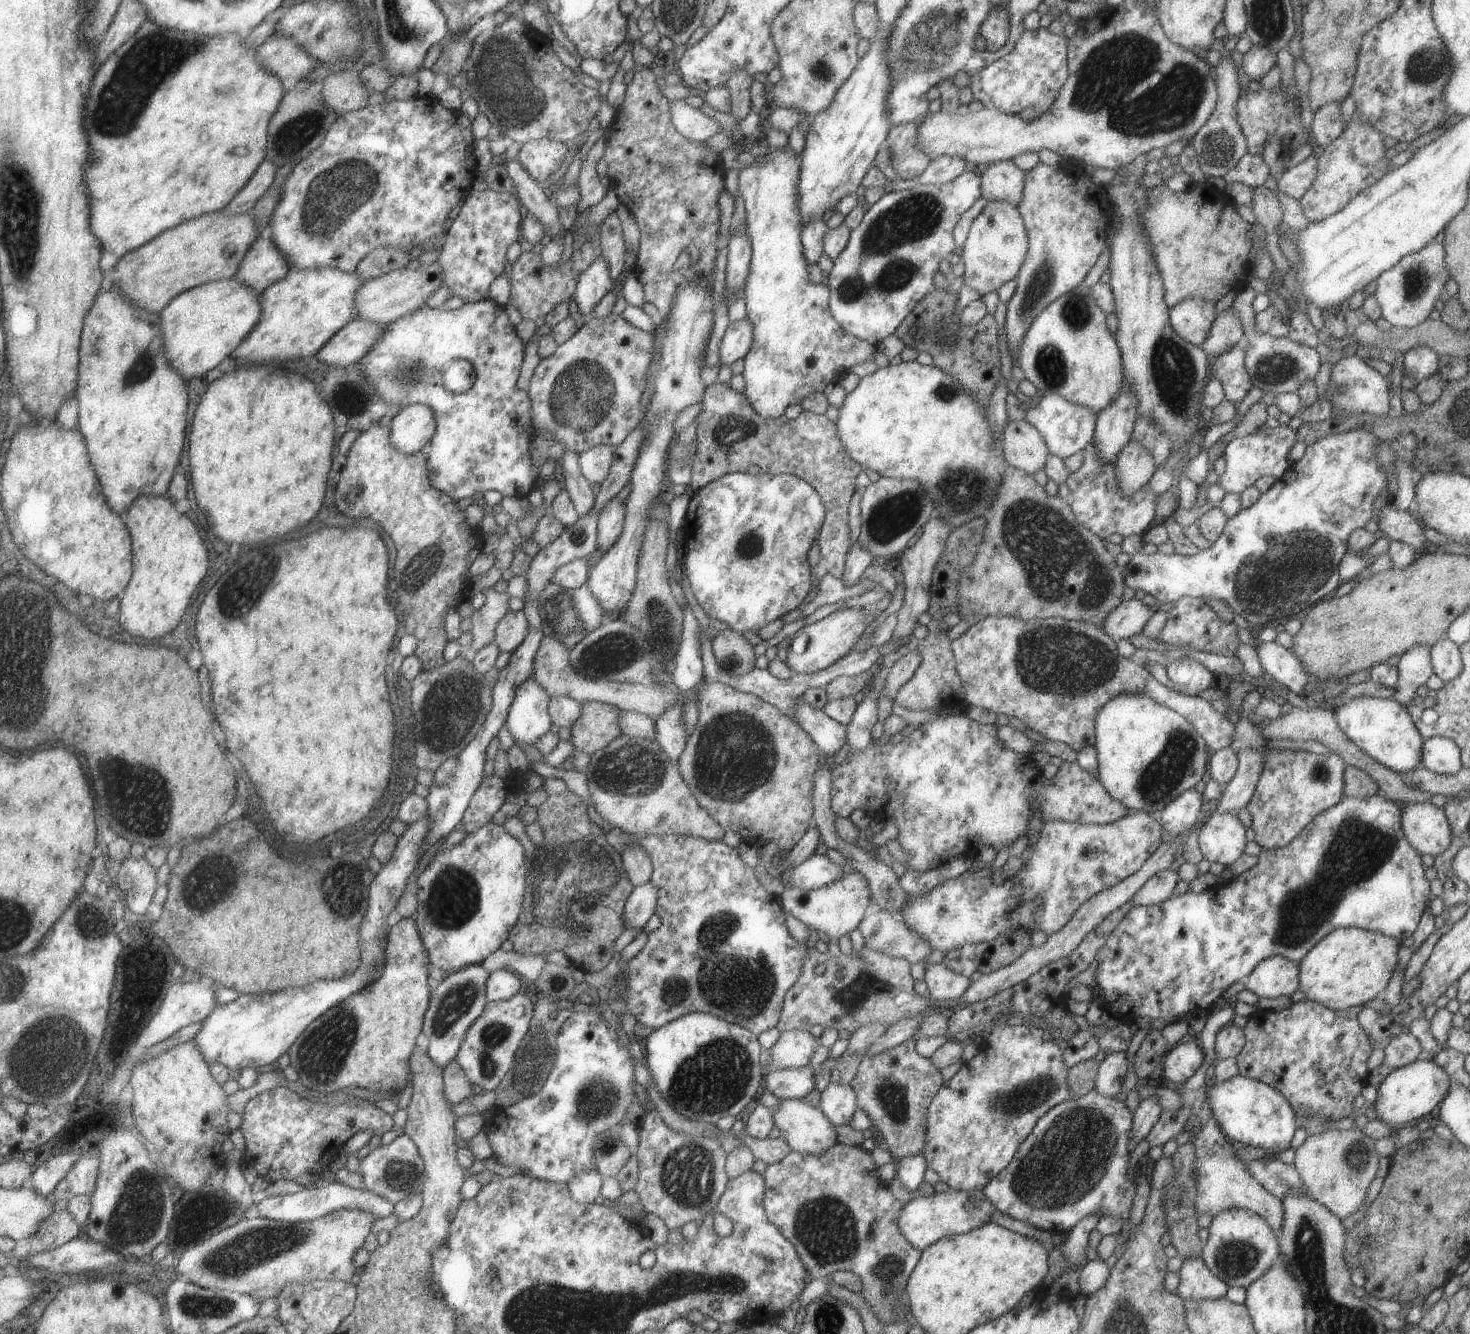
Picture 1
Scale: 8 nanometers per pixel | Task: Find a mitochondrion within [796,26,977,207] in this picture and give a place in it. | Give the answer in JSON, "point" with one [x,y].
{"point":[822,68]}

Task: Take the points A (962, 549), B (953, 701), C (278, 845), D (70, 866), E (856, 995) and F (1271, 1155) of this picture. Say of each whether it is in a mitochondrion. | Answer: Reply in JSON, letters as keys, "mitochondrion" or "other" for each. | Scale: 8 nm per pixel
{"A":"other","B":"other","C":"other","D":"other","E":"mitochondrion","F":"other"}

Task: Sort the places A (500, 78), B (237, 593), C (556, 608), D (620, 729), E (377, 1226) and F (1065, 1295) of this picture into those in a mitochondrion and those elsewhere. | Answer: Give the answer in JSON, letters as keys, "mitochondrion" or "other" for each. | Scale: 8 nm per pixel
{"A":"mitochondrion","B":"mitochondrion","C":"mitochondrion","D":"other","E":"other","F":"other"}

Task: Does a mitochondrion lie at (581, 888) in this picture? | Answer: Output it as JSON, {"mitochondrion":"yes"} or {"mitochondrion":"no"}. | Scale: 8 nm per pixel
{"mitochondrion":"yes"}

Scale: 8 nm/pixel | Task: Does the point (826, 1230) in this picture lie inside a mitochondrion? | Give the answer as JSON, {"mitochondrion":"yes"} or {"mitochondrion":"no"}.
{"mitochondrion":"yes"}

